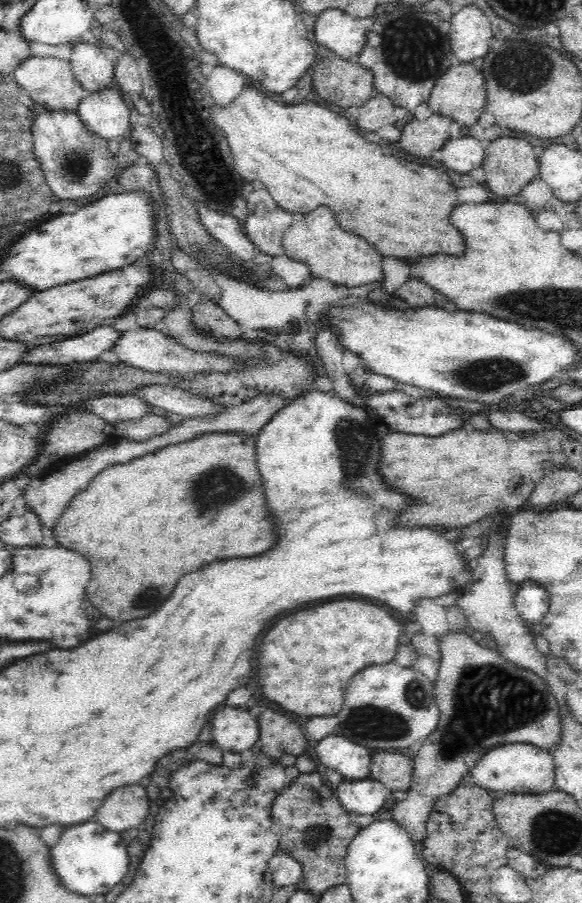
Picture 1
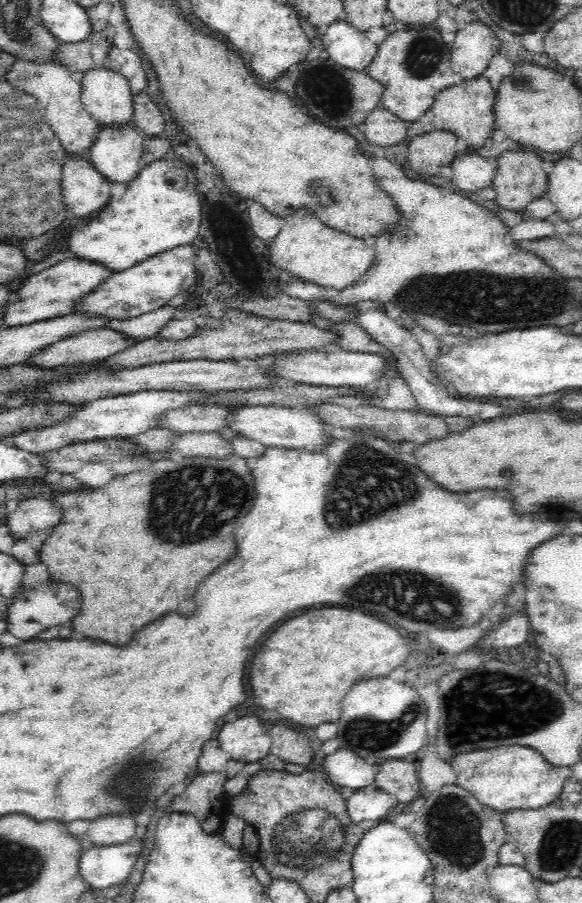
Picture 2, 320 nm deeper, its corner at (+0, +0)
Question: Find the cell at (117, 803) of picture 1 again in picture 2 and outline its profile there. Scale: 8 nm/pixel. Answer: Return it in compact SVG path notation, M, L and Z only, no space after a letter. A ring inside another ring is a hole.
M105 816L91 820L86 832L87 841L102 848L104 845L126 844L130 838L140 834L134 816Z

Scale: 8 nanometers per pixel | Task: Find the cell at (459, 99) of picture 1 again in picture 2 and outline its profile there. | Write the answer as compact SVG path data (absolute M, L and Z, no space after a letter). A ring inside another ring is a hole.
M483 74L464 81L459 85L450 85L442 89L431 106L435 129L451 132L457 139L467 142L472 148L482 148L491 145L492 132L495 130L495 116L493 106L497 97L497 90L492 88L491 82Z

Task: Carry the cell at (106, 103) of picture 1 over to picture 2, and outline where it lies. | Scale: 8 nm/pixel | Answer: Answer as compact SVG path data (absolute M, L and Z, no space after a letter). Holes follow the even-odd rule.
M130 123L122 128L99 128L88 160L112 184L128 186L143 166L143 139Z

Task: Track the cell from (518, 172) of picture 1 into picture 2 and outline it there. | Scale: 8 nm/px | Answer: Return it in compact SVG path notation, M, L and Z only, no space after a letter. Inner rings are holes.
M504 151L497 161L492 188L496 191L495 201L500 208L520 212L526 209L530 202L547 194L549 174L542 169L543 160L534 153Z

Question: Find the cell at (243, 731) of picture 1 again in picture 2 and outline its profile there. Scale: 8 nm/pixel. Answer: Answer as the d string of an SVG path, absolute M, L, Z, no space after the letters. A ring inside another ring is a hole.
M238 718L216 734L220 749L241 765L258 762L271 752L271 739L258 718Z

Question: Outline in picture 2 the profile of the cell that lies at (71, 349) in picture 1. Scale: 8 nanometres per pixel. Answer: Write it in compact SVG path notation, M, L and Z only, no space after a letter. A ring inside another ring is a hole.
M164 305L158 310L140 316L120 320L112 319L107 327L117 330L129 338L143 341L154 337L164 329L168 322L175 319L175 312L181 308L188 309L185 306Z

